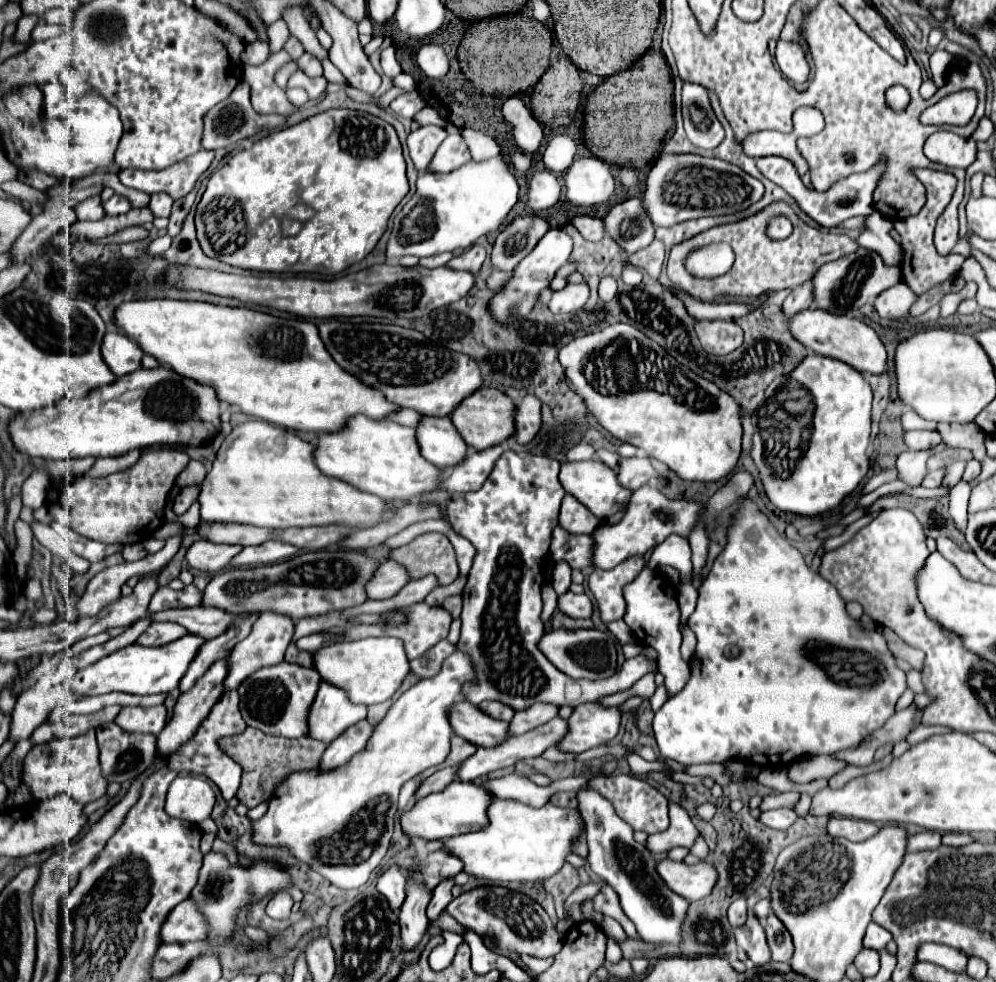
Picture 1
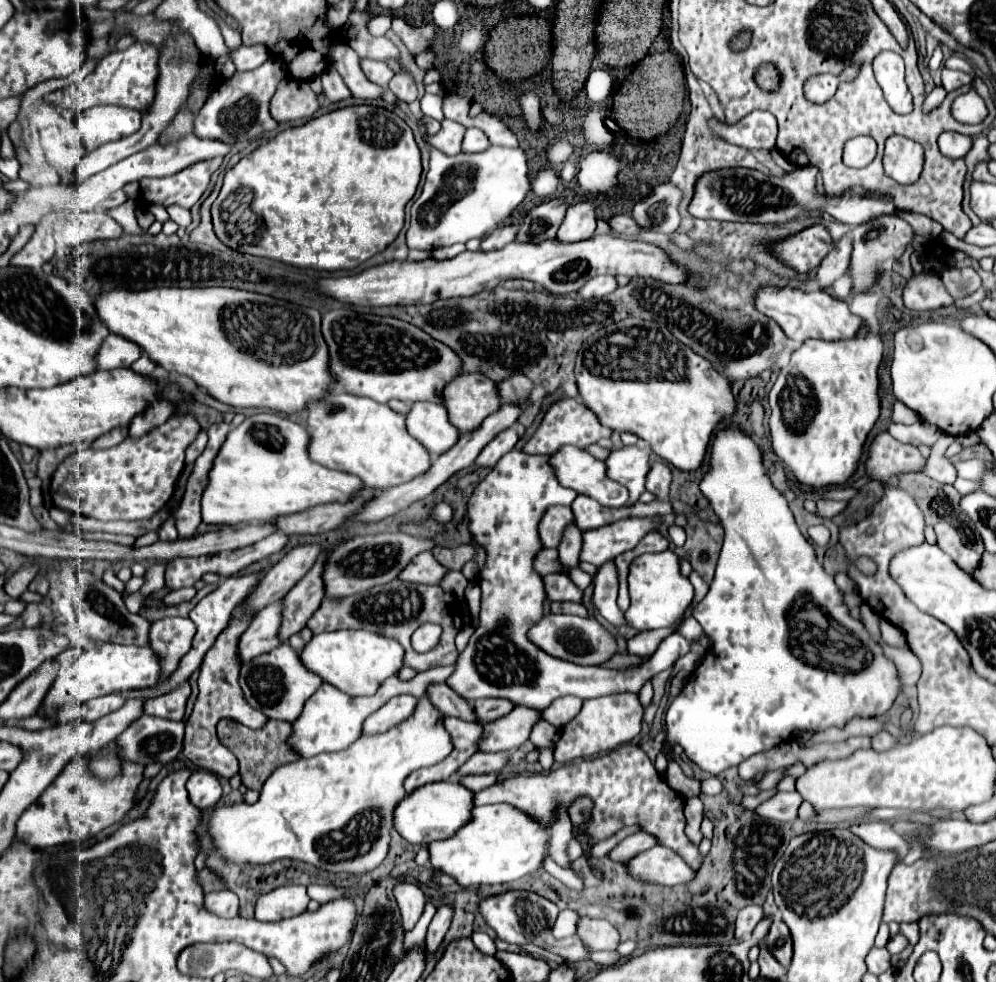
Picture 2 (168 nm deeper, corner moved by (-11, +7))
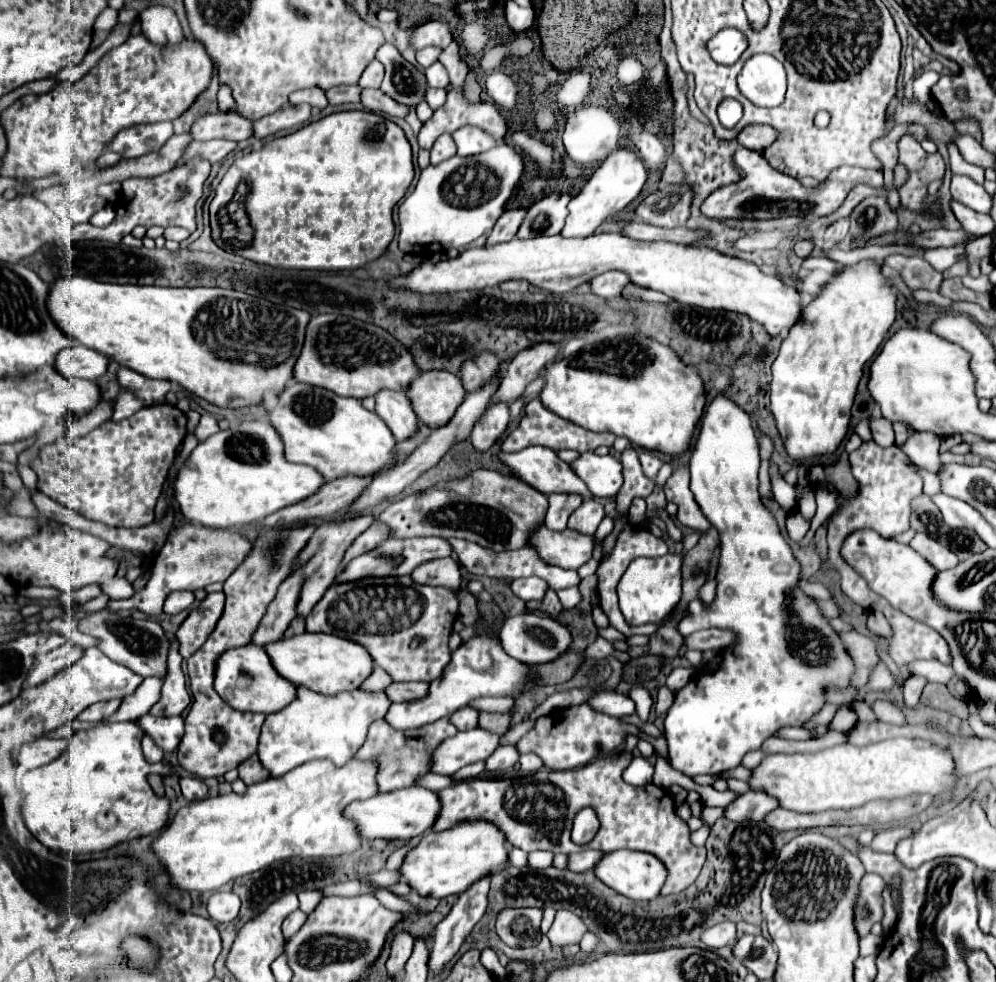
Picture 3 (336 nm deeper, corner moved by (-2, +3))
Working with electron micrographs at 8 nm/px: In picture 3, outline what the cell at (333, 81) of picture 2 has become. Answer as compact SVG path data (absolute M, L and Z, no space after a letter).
M336 86L326 92L330 104L344 104L344 102L360 102L362 88L360 86Z

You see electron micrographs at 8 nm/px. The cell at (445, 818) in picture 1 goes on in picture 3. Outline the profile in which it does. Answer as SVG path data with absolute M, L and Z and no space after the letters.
M410 786L402 790L394 790L388 794L372 796L370 800L356 800L346 806L346 818L358 824L358 832L362 838L384 838L384 840L412 840L432 828L440 812L440 800L436 792Z

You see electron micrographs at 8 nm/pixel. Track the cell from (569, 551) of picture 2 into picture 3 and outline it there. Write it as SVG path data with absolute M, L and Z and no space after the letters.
M548 494L548 514L546 526L550 530L564 530L568 516L582 504L582 496L578 494Z

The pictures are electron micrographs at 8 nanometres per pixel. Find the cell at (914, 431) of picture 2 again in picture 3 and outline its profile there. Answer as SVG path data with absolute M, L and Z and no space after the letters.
M870 418L870 430L872 430L874 442L878 442L880 446L892 446L894 444L894 430L892 430L892 424L888 420Z

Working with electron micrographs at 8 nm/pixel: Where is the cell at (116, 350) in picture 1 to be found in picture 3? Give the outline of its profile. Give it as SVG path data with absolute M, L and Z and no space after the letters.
M74 344L58 352L54 360L54 368L64 374L68 380L96 380L106 372L108 358L100 356L100 352L86 348L84 344Z

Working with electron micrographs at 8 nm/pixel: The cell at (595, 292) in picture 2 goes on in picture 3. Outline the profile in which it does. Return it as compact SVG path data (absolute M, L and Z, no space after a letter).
M618 270L604 272L592 280L592 292L606 300L618 298L618 296L622 296L624 286L628 286L630 282L632 280L630 280L630 276L626 276L626 272L618 272Z

